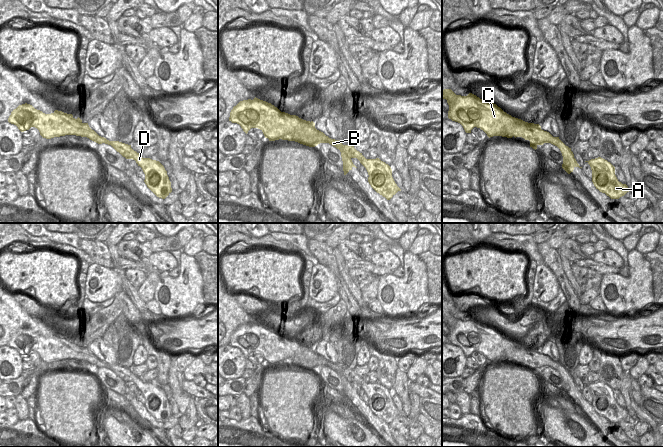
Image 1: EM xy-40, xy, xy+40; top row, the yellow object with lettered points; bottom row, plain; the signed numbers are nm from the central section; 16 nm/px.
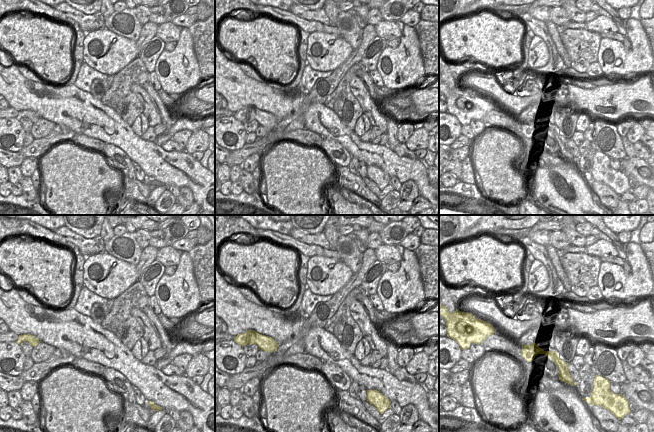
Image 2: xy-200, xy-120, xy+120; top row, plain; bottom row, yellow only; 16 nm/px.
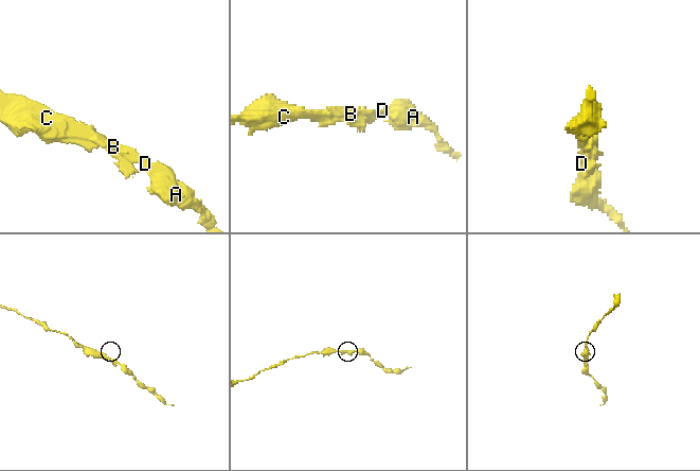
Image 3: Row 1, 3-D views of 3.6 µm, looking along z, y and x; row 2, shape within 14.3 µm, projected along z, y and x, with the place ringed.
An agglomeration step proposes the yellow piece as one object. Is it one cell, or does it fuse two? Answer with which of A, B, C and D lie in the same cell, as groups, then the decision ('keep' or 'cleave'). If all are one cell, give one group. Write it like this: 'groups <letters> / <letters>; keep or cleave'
groups A B C D; keep

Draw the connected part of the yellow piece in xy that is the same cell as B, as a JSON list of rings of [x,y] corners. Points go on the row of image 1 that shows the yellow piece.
[[[254,98],[240,101],[230,112],[229,121],[237,123],[247,134],[251,128],[260,129],[269,141],[288,140],[315,147],[329,143],[341,152],[343,171],[346,175],[353,167],[352,158],[357,158],[368,172],[368,182],[380,195],[390,200],[401,189],[392,177],[392,169],[379,158],[366,159],[354,145],[343,145],[315,128],[313,121],[306,121],[296,115],[281,112],[266,101]]]

